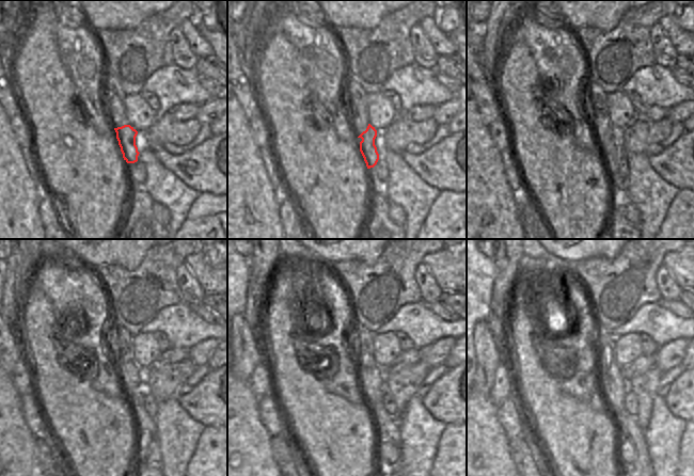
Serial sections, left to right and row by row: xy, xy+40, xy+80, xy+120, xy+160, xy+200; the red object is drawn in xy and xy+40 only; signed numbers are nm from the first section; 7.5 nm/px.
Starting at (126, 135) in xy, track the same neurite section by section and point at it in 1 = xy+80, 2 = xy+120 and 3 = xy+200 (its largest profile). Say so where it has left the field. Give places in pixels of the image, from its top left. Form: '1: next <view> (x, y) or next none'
1: next xy+80 (608, 149)
2: next xy+120 (145, 424)
3: next xy+200 (628, 424)

